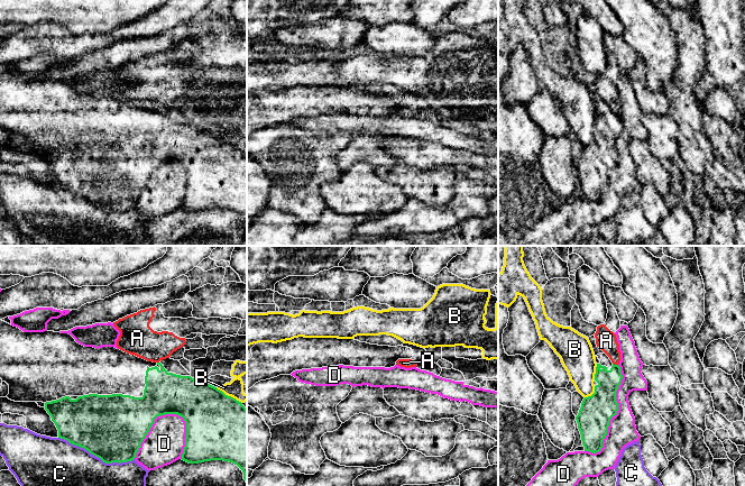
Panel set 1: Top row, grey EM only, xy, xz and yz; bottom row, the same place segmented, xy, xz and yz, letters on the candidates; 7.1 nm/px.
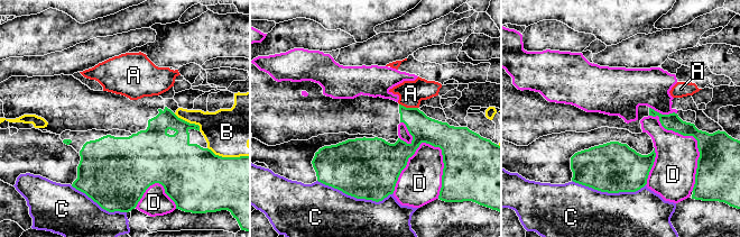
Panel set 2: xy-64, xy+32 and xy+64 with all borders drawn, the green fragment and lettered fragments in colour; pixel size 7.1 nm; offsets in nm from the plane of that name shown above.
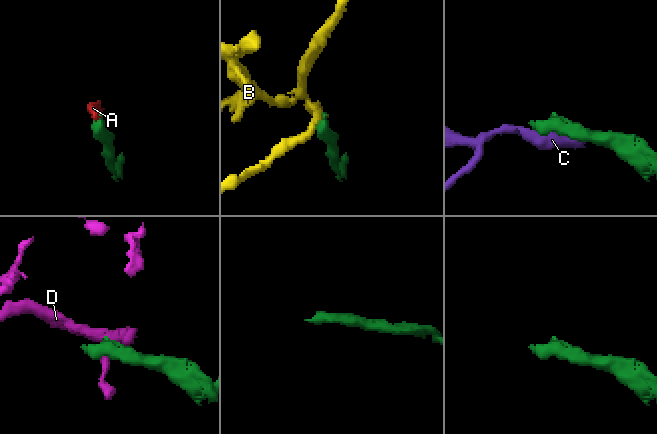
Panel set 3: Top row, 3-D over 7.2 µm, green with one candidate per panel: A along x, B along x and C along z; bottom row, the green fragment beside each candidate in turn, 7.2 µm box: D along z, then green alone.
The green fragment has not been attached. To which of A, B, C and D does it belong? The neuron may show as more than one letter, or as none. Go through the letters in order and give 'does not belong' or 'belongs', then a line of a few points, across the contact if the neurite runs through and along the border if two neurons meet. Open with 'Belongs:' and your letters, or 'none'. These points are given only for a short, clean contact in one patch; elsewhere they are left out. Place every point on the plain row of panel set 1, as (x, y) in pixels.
Belongs: none
A: does not belong | yz (613, 111), (618, 113)
B: does not belong
C: does not belong
D: does not belong

